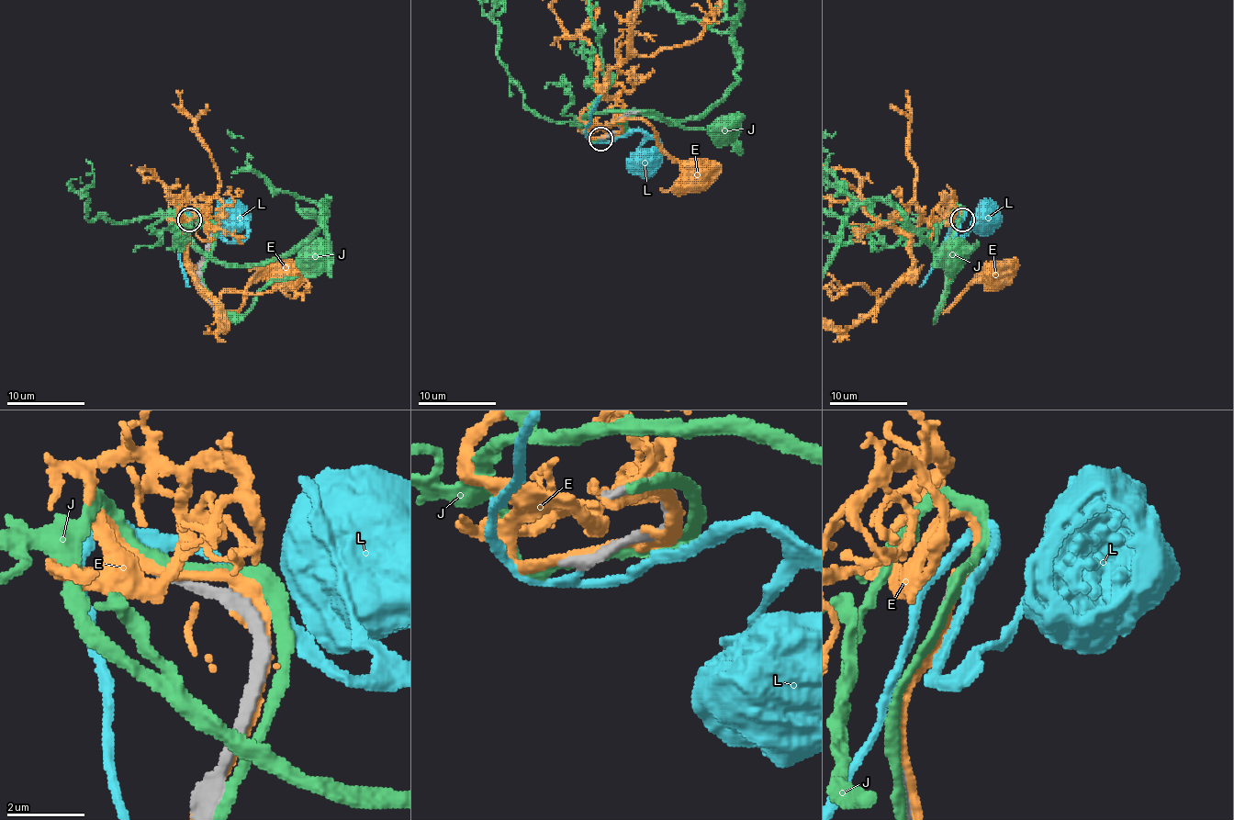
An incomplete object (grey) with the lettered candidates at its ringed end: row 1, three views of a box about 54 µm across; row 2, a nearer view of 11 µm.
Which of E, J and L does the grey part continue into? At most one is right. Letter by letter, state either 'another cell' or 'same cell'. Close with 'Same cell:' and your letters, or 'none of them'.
E: another cell
J: another cell
L: another cell
Same cell: none of them

